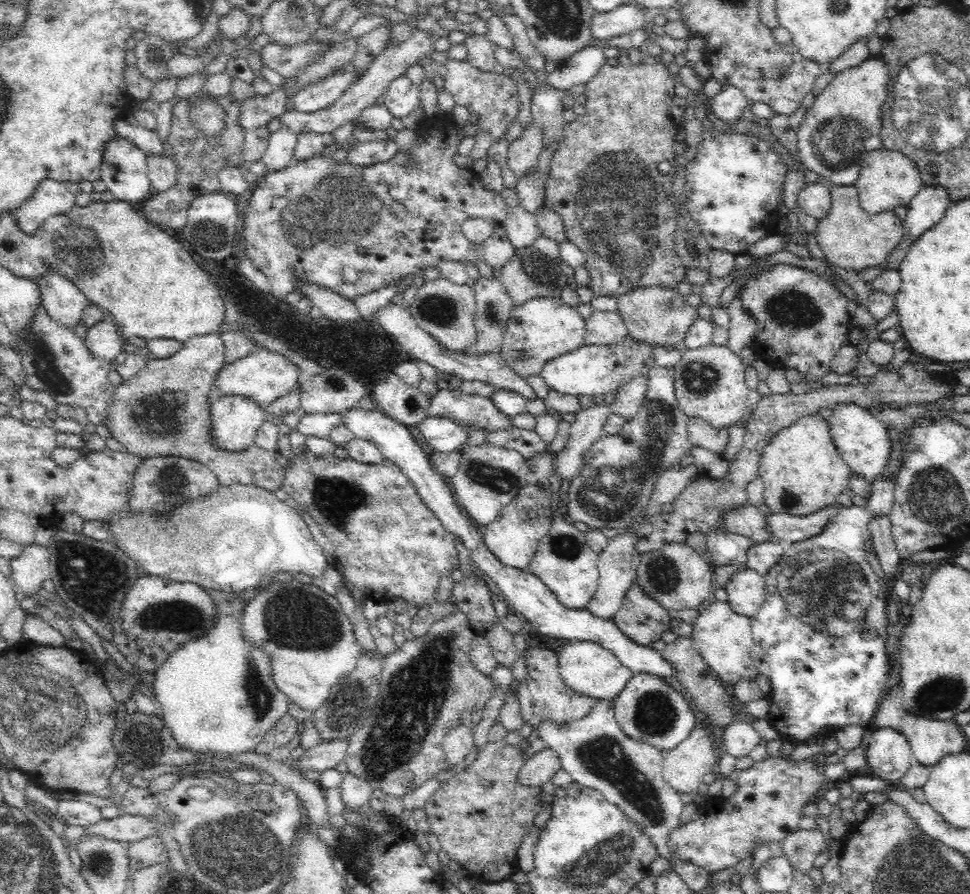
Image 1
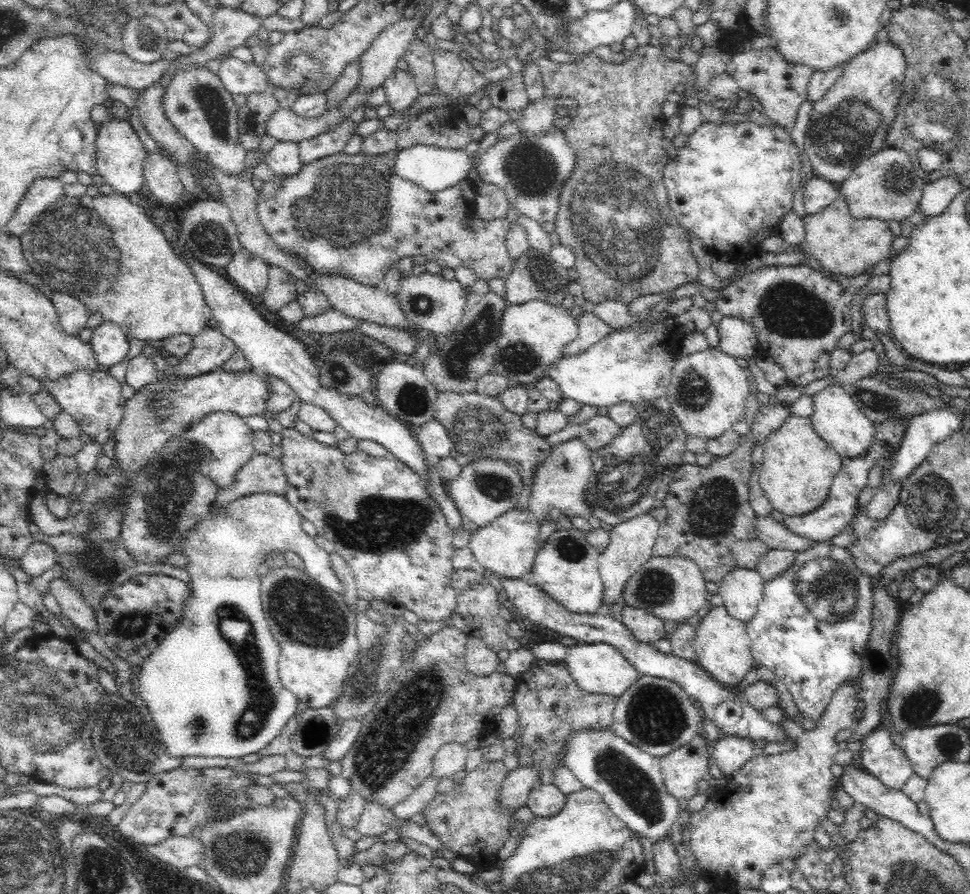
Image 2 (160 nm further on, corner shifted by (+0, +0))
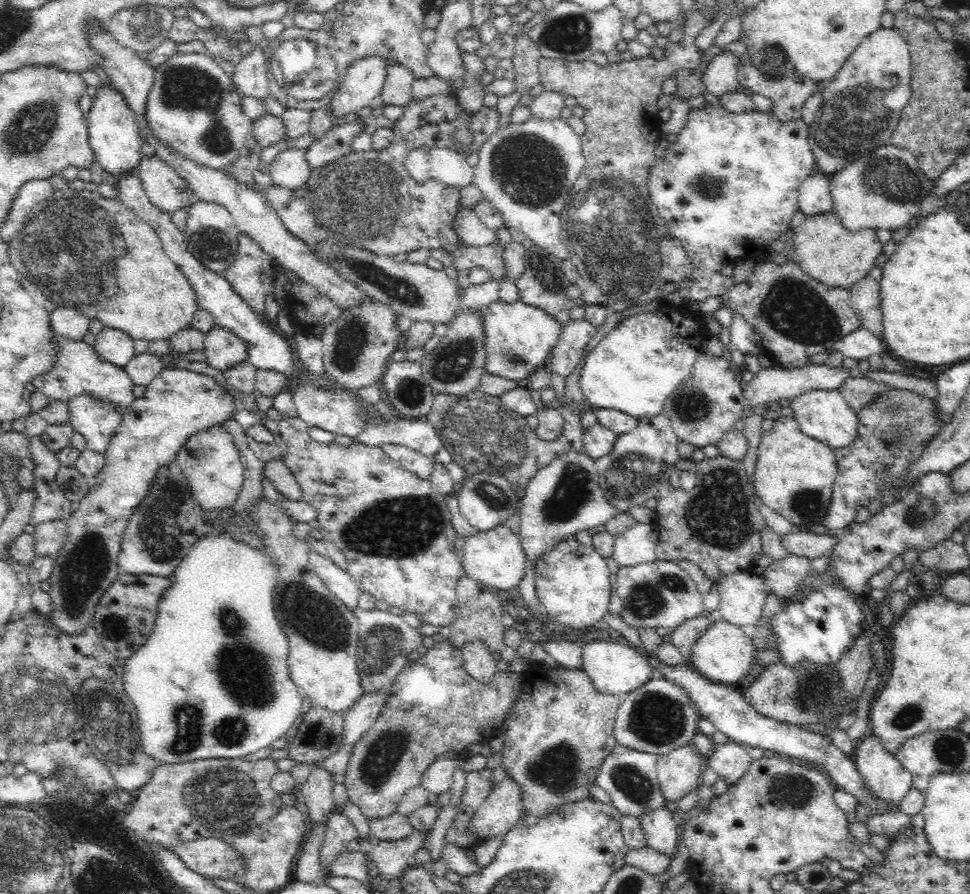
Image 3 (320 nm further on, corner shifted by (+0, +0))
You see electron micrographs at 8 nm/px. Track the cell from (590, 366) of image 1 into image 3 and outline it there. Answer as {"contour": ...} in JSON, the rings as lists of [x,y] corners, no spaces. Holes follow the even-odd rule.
{"contour":[[[658,303],[645,307],[629,318],[622,318],[598,346],[589,352],[580,376],[580,389],[587,402],[596,409],[618,410],[637,420],[644,416],[660,415],[667,398],[691,378],[696,360],[700,355],[706,354],[708,339],[704,324],[692,314],[686,316],[674,310],[662,312]]]}

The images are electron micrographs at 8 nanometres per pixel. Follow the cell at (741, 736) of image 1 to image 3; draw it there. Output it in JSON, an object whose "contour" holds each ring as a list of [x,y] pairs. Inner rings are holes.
{"contour":[[[726,743],[715,745],[705,764],[711,766],[727,785],[734,785],[746,774],[751,761],[748,749],[744,745]]]}

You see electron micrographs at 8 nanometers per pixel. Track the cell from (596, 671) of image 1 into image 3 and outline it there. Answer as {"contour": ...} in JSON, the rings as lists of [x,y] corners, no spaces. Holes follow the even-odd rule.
{"contour":[[[598,640],[582,646],[583,672],[593,682],[594,688],[602,694],[613,694],[620,698],[644,686],[652,678],[656,678],[654,670],[646,656],[634,646],[618,640]]]}

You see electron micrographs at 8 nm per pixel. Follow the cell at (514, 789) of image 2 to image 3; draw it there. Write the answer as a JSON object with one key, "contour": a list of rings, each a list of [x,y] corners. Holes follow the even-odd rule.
{"contour":[[[505,778],[490,791],[486,800],[474,811],[469,827],[474,836],[484,841],[504,838],[521,818],[520,787],[512,779]]]}

